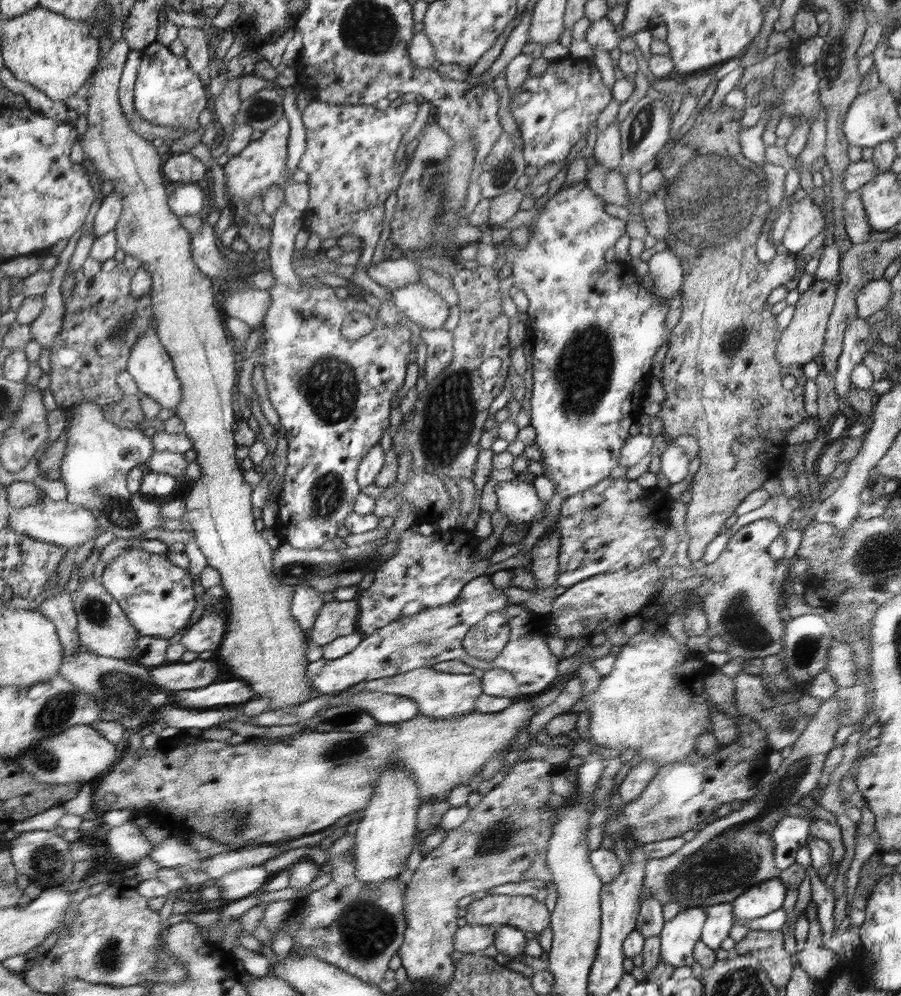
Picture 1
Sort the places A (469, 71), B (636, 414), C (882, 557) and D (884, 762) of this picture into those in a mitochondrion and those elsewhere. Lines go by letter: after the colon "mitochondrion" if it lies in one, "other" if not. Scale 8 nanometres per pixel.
A: other
B: other
C: mitochondrion
D: other

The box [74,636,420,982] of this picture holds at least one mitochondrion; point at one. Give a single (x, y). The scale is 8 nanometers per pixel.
(367, 931)

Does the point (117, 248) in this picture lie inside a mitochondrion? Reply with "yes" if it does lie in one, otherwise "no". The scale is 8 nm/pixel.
no

